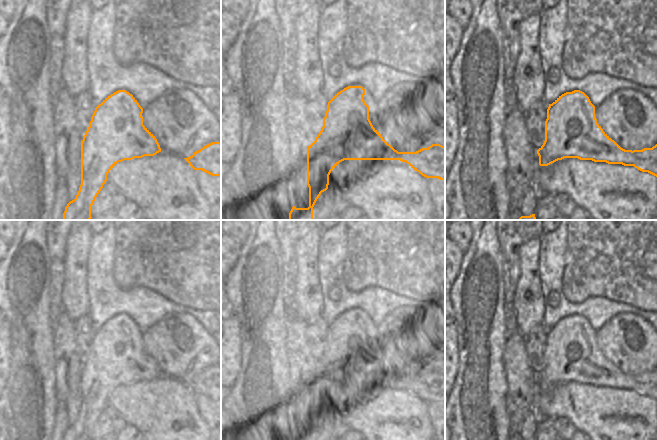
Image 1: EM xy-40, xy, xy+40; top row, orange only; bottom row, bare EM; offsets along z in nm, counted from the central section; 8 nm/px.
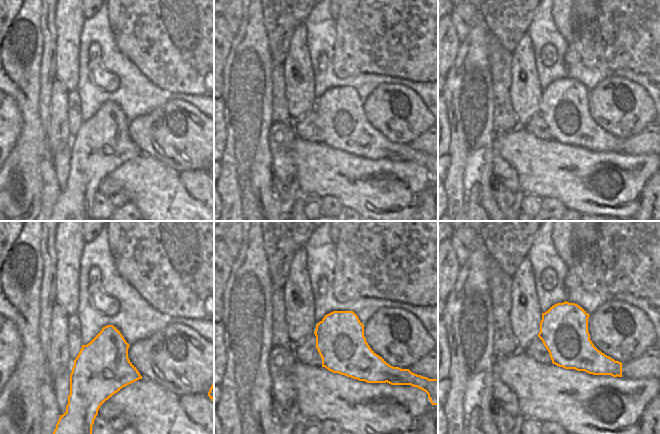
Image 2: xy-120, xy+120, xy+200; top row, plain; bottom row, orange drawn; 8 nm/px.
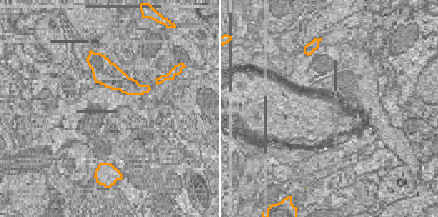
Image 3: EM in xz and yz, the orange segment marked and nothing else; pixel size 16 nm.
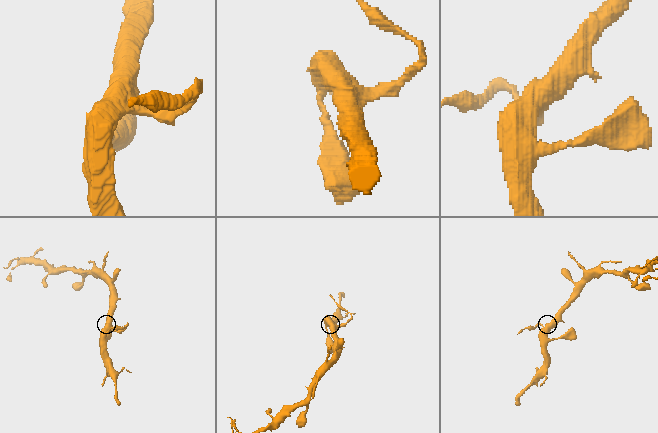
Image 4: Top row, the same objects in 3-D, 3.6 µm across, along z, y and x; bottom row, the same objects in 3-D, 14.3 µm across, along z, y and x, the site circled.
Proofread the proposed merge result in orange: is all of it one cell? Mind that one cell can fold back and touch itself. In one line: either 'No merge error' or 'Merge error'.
Merge error

